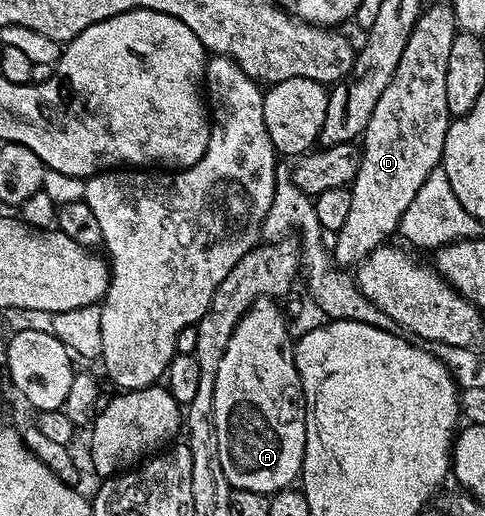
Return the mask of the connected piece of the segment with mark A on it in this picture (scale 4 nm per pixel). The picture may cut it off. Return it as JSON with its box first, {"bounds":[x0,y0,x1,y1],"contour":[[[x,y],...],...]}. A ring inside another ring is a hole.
{"bounds":[213,298,307,496],"contour":[[[261,298],[245,312],[225,348],[225,356],[221,356],[221,368],[217,368],[217,384],[213,388],[213,420],[221,472],[225,472],[232,491],[274,496],[300,477],[305,456],[307,404],[303,400],[303,385],[294,357],[289,353],[289,342],[287,346],[287,327],[289,321],[280,303]]]}

